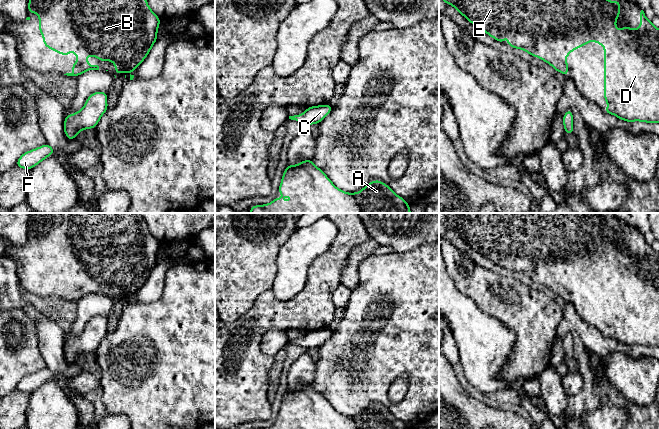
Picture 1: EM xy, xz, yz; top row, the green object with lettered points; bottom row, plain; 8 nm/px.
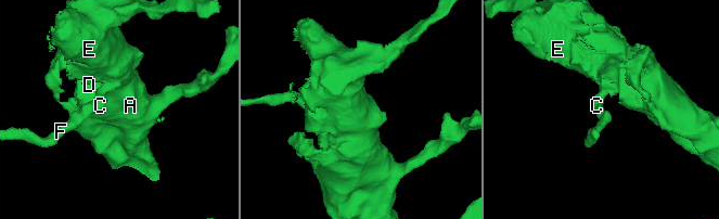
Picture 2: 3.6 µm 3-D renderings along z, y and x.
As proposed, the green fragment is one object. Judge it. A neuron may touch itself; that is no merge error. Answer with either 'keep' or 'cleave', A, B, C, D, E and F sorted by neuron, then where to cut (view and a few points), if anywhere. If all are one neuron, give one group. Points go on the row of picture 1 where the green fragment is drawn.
keep | A B C D E F | no cut

